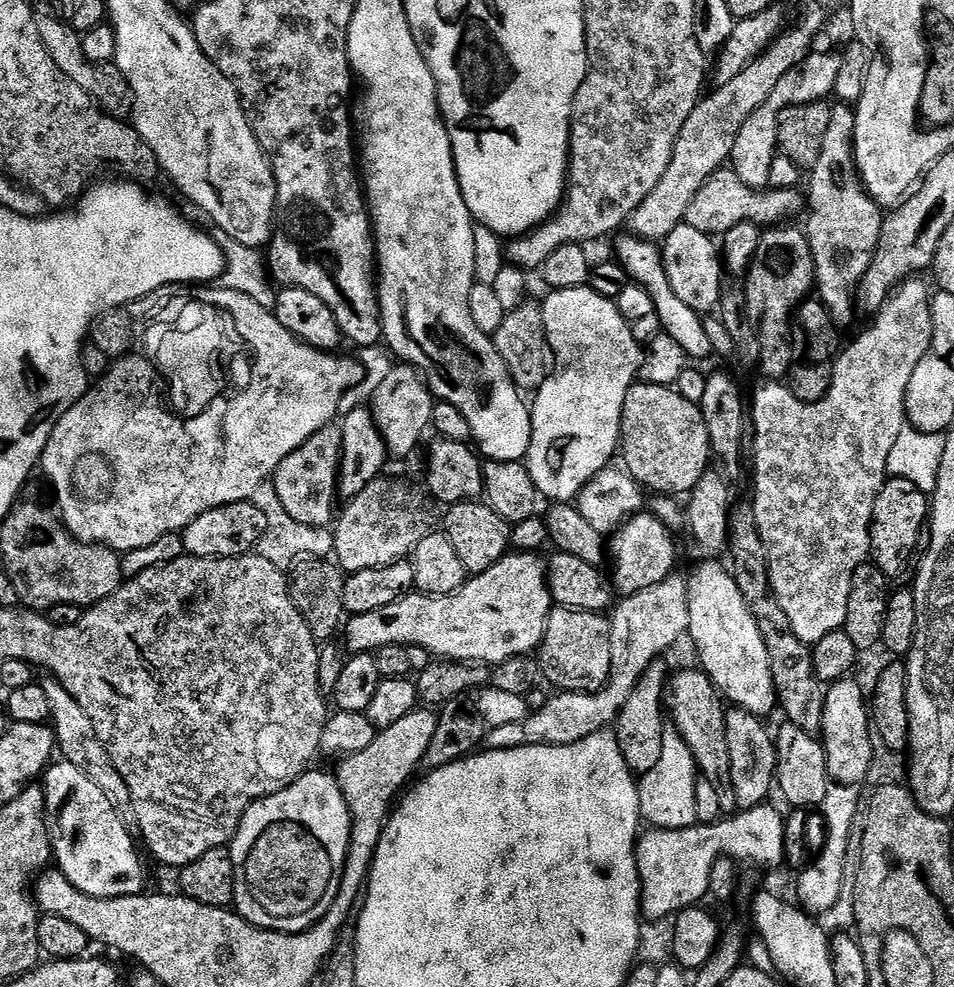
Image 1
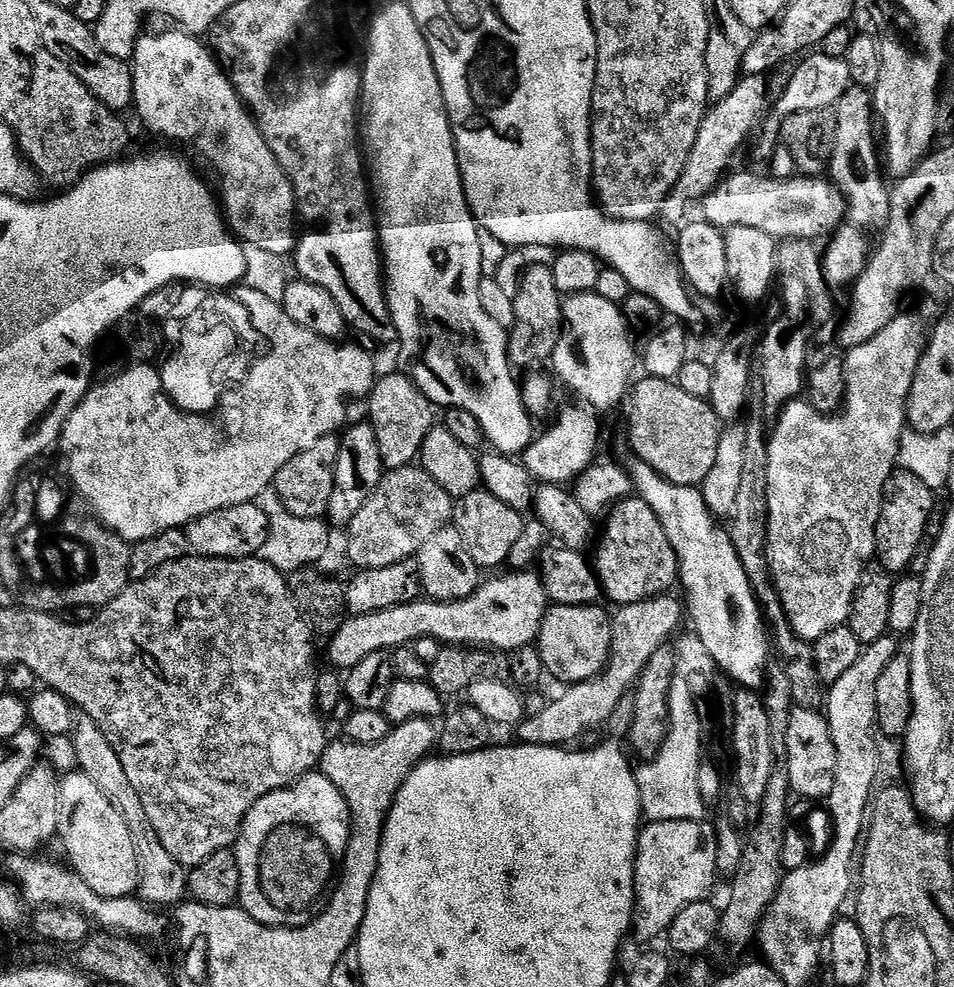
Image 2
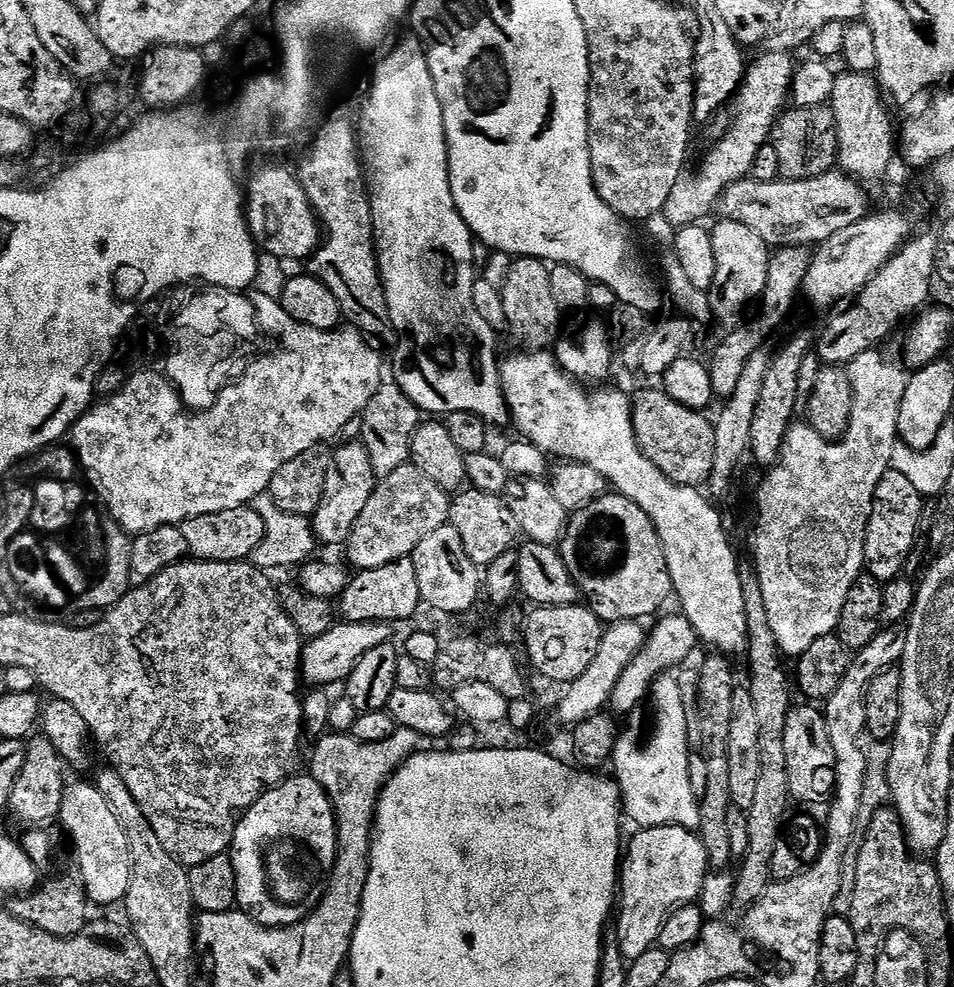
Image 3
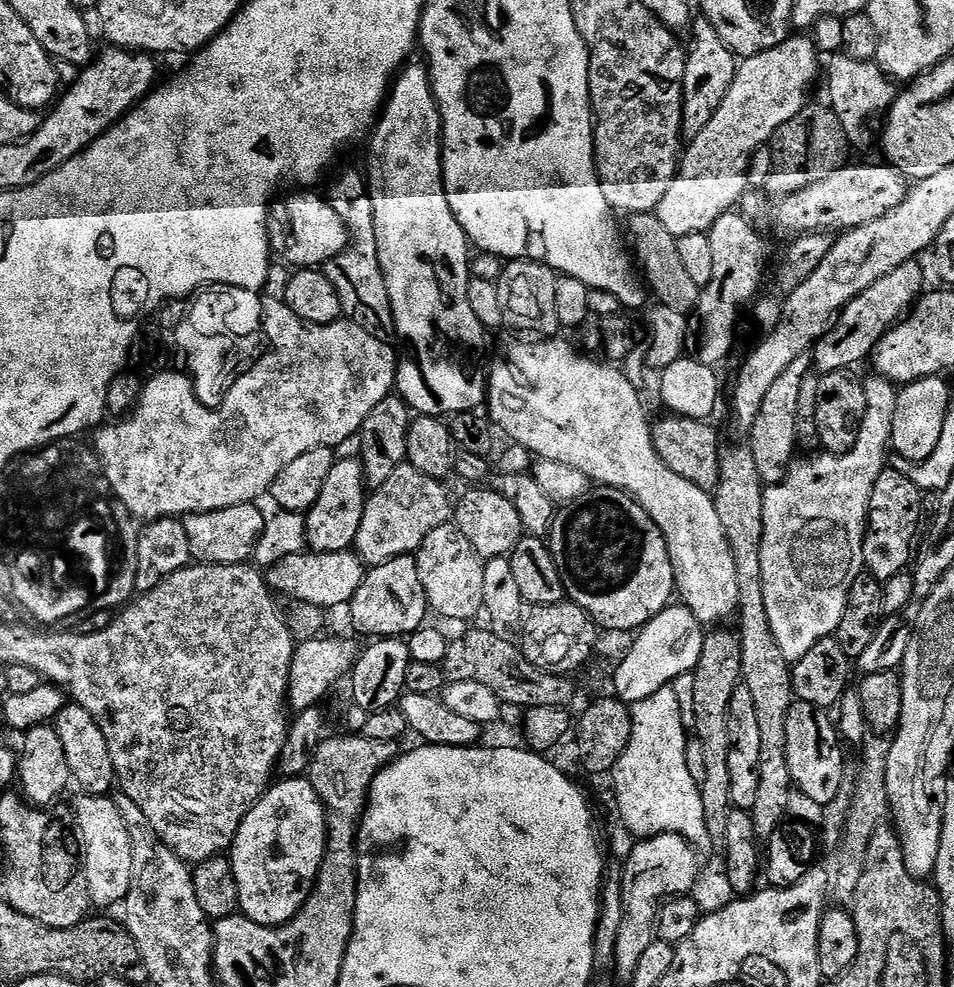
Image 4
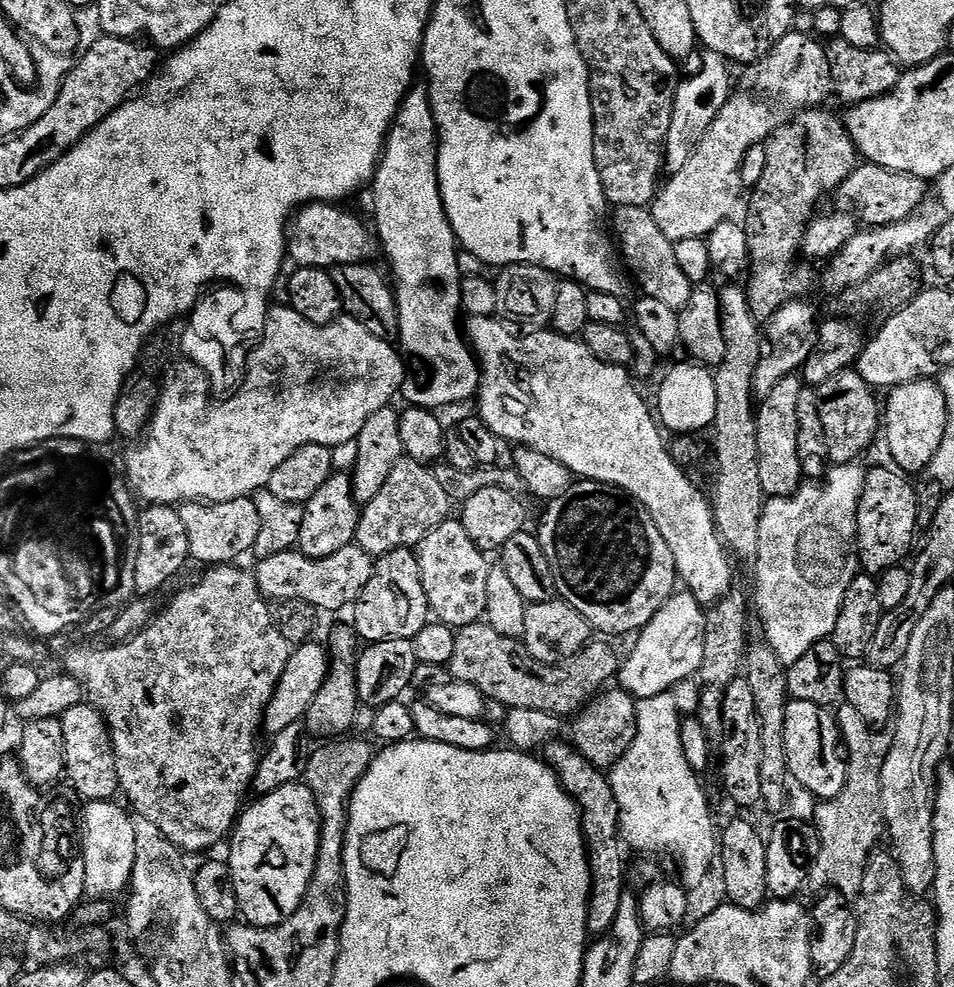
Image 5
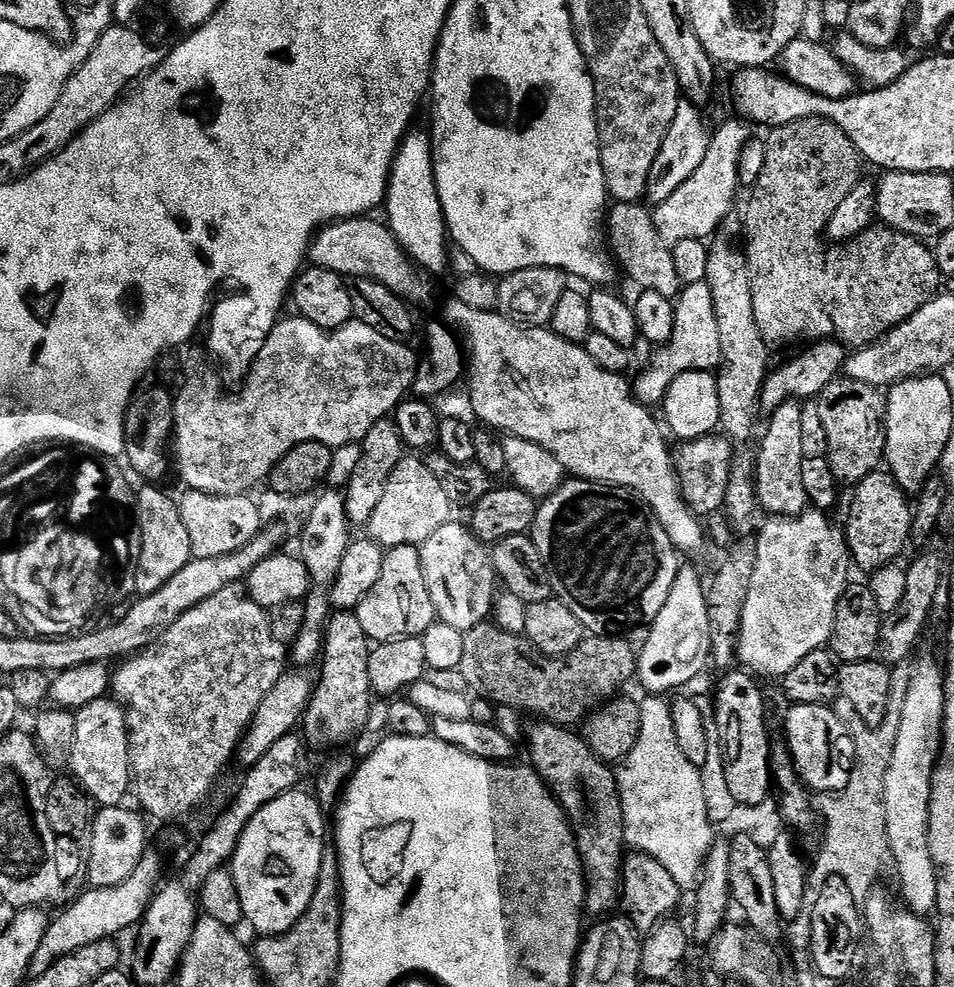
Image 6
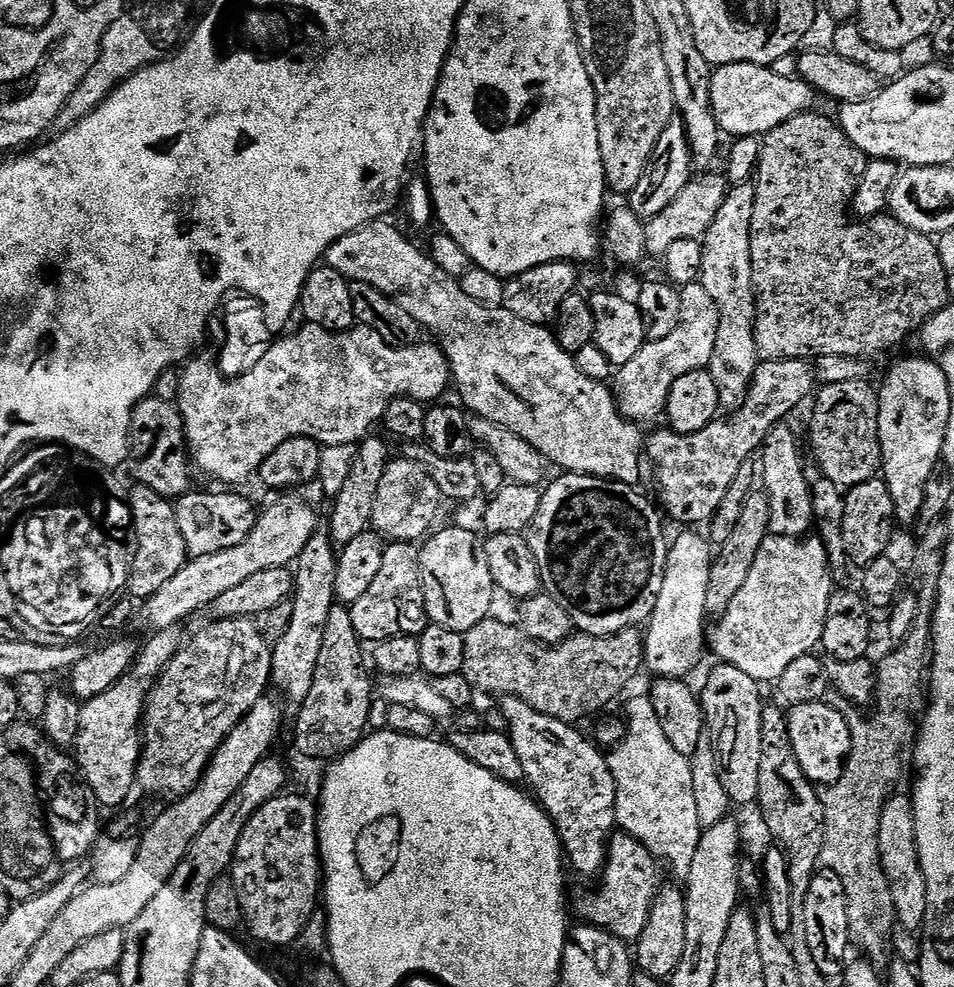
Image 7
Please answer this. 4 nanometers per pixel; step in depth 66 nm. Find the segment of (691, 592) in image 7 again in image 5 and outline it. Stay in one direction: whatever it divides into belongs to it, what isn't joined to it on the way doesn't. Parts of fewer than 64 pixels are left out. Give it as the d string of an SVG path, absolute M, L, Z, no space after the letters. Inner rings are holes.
M680 590L672 595L635 637L632 657L619 665L619 687L641 701L669 692L676 684L695 677L703 660L705 613L705 605L699 604L691 592Z

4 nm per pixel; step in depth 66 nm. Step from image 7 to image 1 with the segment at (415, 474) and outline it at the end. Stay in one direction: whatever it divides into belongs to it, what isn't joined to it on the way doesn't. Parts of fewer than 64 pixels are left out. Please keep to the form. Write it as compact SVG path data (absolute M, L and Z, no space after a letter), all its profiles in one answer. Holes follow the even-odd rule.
M381 478L370 482L362 494L347 501L334 524L336 537L332 544L336 547L335 563L345 573L351 574L409 559L418 542L429 536L438 524L437 505L433 497L423 487L420 488L404 480Z

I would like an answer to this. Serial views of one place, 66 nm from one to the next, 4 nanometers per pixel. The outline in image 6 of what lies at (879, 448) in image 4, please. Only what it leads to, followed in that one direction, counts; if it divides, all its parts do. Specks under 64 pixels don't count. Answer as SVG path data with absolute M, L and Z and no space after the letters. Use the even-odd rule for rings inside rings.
M809 510L799 518L765 519L760 537L754 540L757 565L740 618L738 660L745 669L783 678L808 654L831 641L836 611L846 595L850 553L847 535L830 517Z

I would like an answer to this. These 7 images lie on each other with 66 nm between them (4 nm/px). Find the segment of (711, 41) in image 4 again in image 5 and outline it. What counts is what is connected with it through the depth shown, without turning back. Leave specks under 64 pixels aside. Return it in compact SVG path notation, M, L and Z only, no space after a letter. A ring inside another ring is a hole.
M707 51L701 57L699 71L685 77L676 88L674 114L671 115L670 130L665 140L665 153L662 161L665 173L672 175L682 170L702 138L706 136L714 119L729 100L734 90L734 76L730 72L731 63L717 52Z

